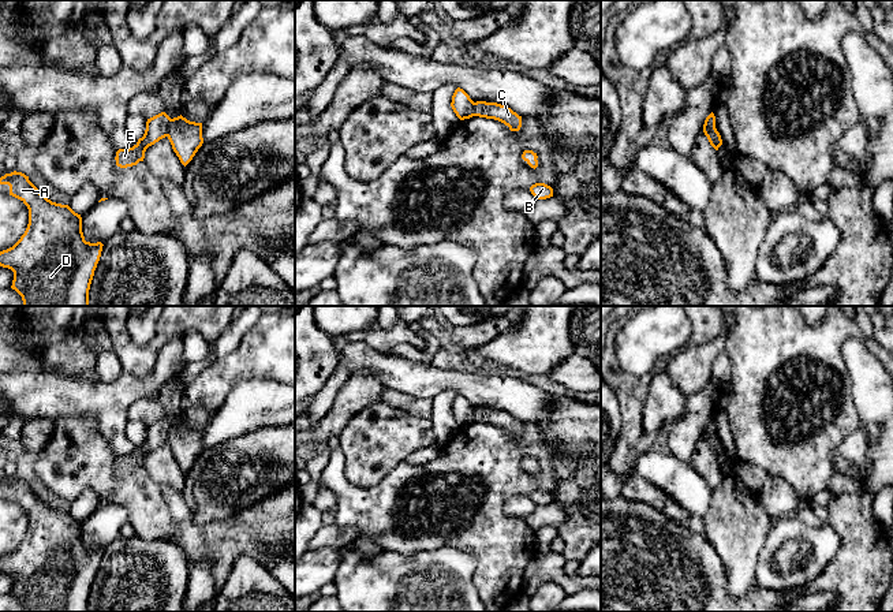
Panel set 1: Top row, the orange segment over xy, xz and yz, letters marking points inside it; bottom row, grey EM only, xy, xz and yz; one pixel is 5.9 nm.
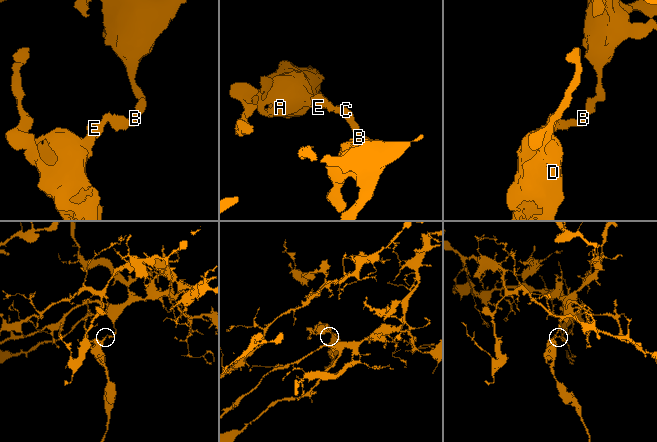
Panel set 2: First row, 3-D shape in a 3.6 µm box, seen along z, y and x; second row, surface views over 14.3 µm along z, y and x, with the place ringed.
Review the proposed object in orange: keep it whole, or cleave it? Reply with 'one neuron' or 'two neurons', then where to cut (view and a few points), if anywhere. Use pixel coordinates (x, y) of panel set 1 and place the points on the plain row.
two neurons; cut xy (172, 425), (165, 441)

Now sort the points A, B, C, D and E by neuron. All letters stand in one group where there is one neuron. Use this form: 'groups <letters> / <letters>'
groups A D E / B C

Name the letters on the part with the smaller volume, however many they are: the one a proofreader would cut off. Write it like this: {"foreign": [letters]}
{"foreign": ["A", "D", "E"]}

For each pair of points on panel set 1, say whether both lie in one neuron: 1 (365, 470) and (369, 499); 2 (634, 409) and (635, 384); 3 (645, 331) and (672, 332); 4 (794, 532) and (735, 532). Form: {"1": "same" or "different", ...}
{"1": "different", "2": "same", "3": "same", "4": "different"}

